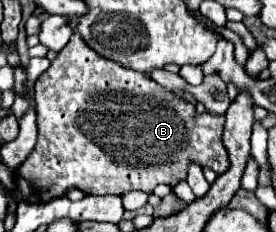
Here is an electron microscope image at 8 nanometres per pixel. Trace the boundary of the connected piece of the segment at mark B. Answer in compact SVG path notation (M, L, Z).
M68 18L74 34L72 34L72 40L58 52L58 58L52 62L52 66L36 80L36 104L38 104L38 142L32 150L32 154L26 158L26 162L20 164L20 168L16 170L16 188L18 192L22 192L24 200L26 202L32 202L32 204L46 204L50 202L52 198L56 196L64 196L70 188L80 188L82 192L86 194L116 194L116 196L122 196L130 190L142 190L142 192L148 192L152 194L152 190L158 186L158 184L168 184L170 188L176 186L176 182L182 182L186 180L186 172L188 172L188 164L200 164L202 168L210 168L214 170L218 176L224 174L228 170L228 152L222 144L222 128L224 128L224 116L216 116L216 114L210 114L210 112L204 112L204 114L198 114L196 112L196 106L190 104L188 100L168 92L166 88L162 88L160 84L156 84L148 74L142 74L142 72L136 72L136 70L128 70L120 64L116 64L114 60L108 60L108 58L102 58L98 56L92 48L88 48L82 40L82 36L78 34L76 30L76 20L74 18Z

